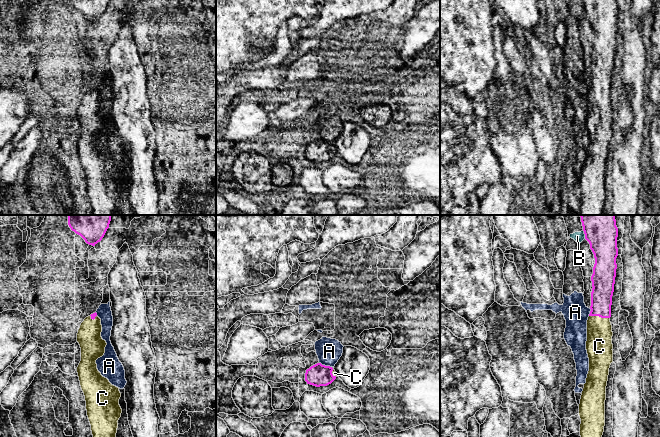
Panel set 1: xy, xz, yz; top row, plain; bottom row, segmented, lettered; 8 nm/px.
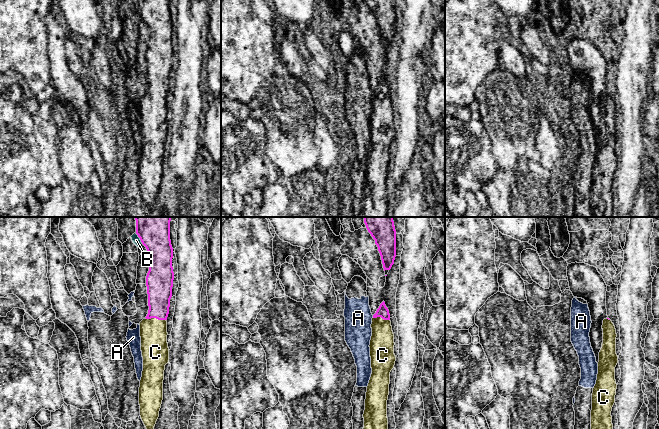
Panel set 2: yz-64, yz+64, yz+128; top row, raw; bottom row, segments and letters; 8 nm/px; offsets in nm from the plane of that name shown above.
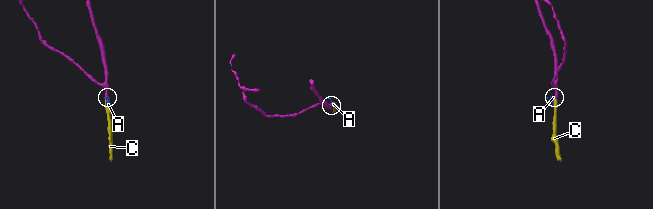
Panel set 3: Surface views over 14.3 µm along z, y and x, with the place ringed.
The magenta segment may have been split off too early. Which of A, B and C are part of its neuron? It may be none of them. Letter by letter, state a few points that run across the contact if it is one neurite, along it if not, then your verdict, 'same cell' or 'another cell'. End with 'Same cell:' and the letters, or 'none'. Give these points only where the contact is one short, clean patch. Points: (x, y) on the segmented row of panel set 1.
A: xz (319, 362), (331, 367) | another cell
B: yz (583, 230), (585, 238) | another cell
C: yz (603, 286), (599, 316), (599, 346) | same cell
Same cell: C

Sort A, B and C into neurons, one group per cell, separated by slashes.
A B / C

